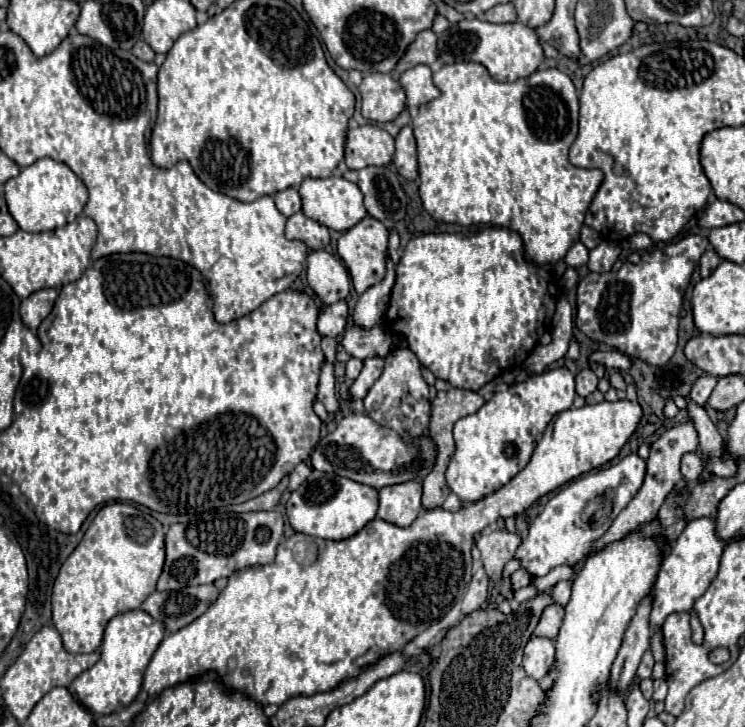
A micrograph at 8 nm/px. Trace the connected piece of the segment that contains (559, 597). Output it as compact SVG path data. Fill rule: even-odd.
M568 580L555 584L555 586L550 589L550 592L553 596L553 599L564 608L570 600L571 589L572 582Z

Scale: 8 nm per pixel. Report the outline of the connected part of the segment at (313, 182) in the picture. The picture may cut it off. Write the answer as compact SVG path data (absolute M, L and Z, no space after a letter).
M343 176L307 178L307 180L303 180L299 194L303 200L305 216L309 216L309 218L317 220L319 224L323 224L331 230L337 230L337 232L345 232L345 230L353 228L357 222L361 222L361 218L367 216L367 210L363 206L363 198L361 198L361 190L357 190L357 186L353 186L353 182L345 180Z

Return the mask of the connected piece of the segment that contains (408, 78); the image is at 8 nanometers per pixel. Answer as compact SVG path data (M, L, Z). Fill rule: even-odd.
M415 66L409 68L401 74L399 78L405 94L407 94L407 102L413 106L421 106L427 104L431 100L435 100L441 92L437 90L437 86L433 86L433 78L431 78L431 68L429 66Z

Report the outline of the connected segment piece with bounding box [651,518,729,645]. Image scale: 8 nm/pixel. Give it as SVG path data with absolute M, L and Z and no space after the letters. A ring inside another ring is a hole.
M699 518L687 522L683 534L671 548L671 554L661 564L661 574L657 574L657 586L653 586L653 610L651 610L651 628L661 628L663 620L673 612L689 612L692 629L692 641L698 645L703 642L703 627L691 606L693 602L705 594L711 580L717 576L721 554L729 542L721 542L717 538L717 530L713 530L713 518Z

